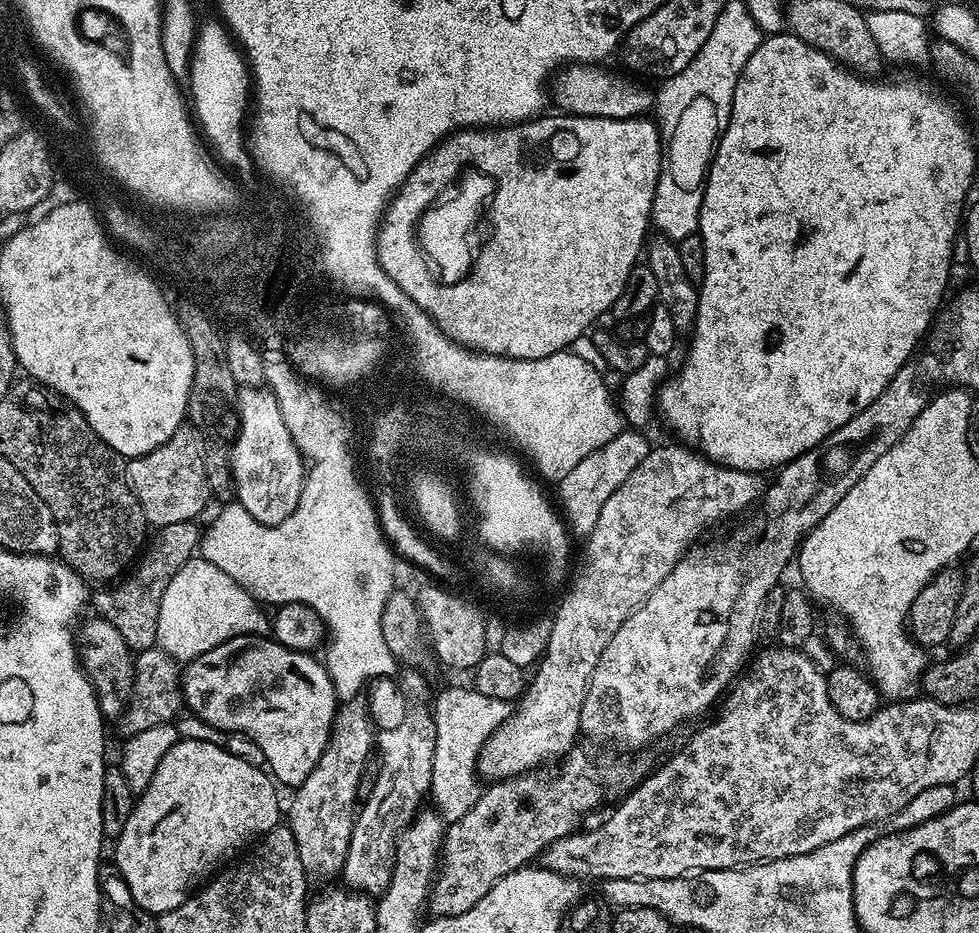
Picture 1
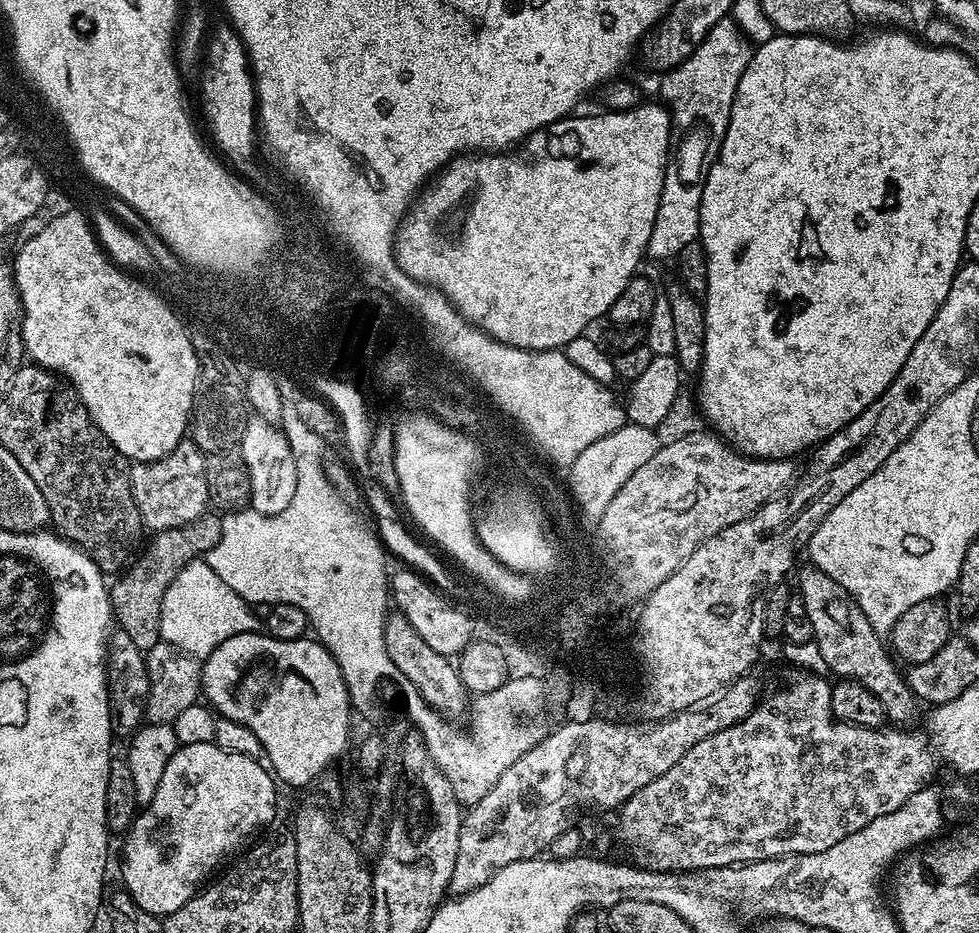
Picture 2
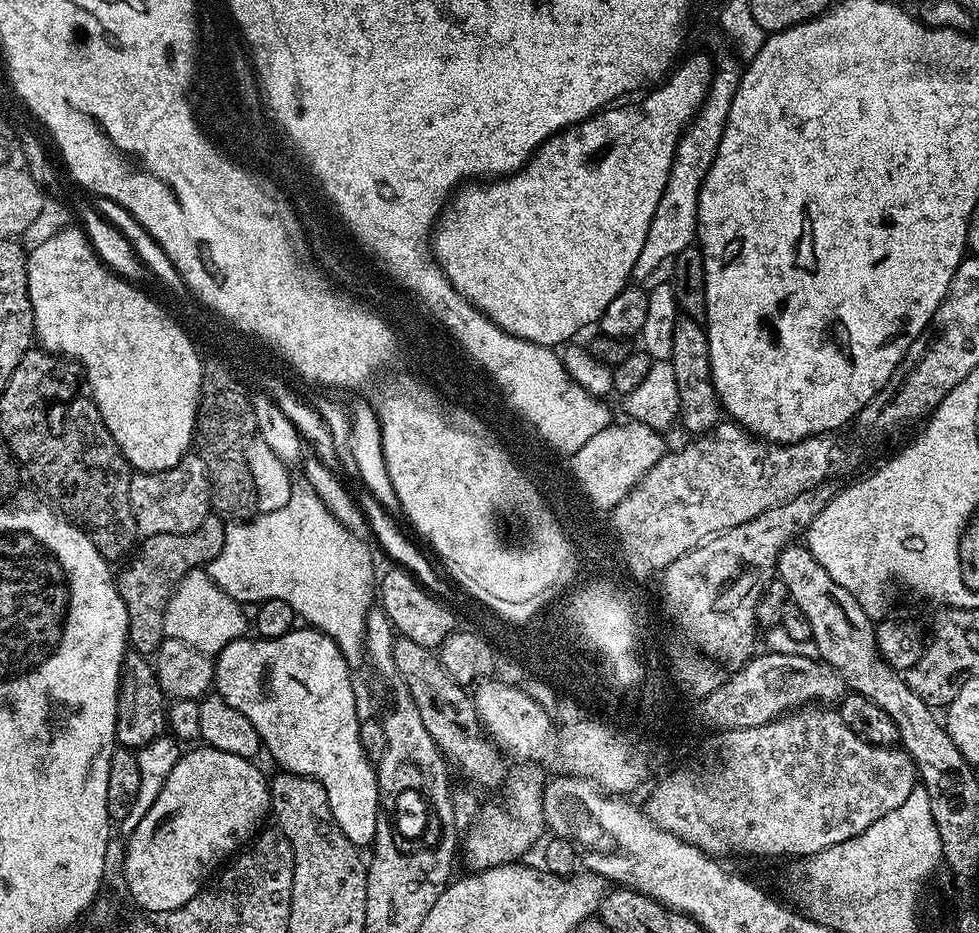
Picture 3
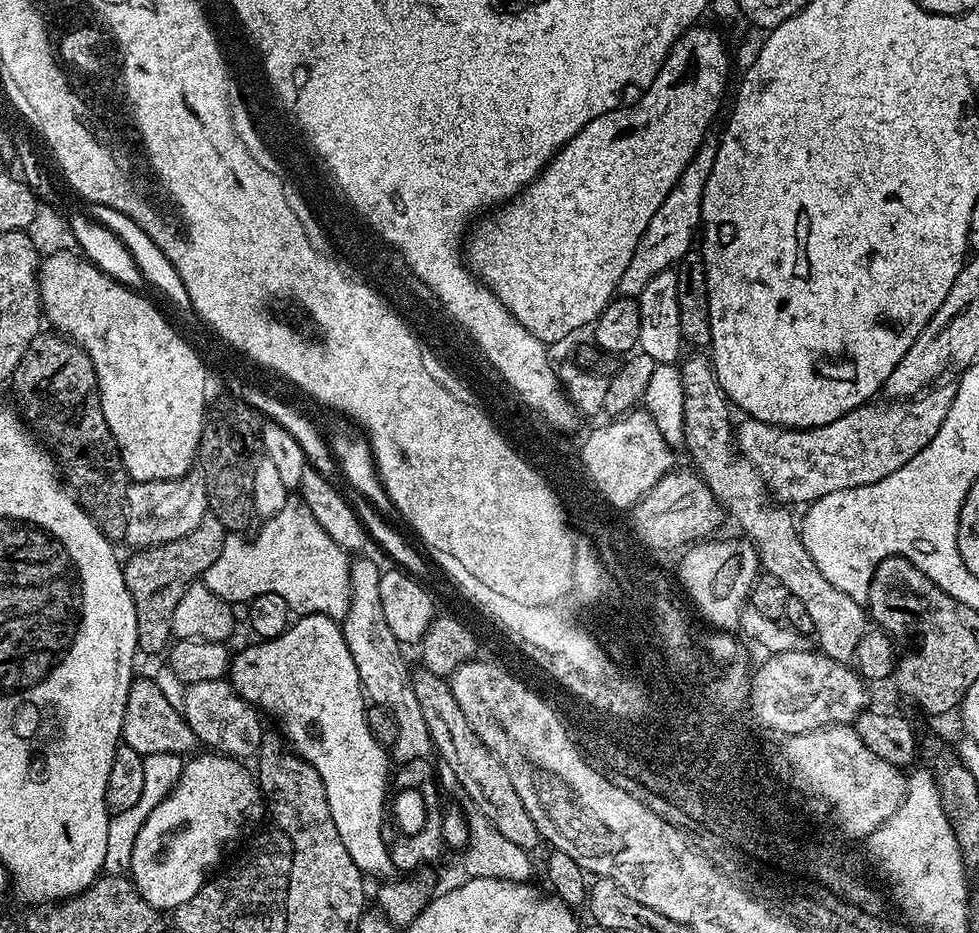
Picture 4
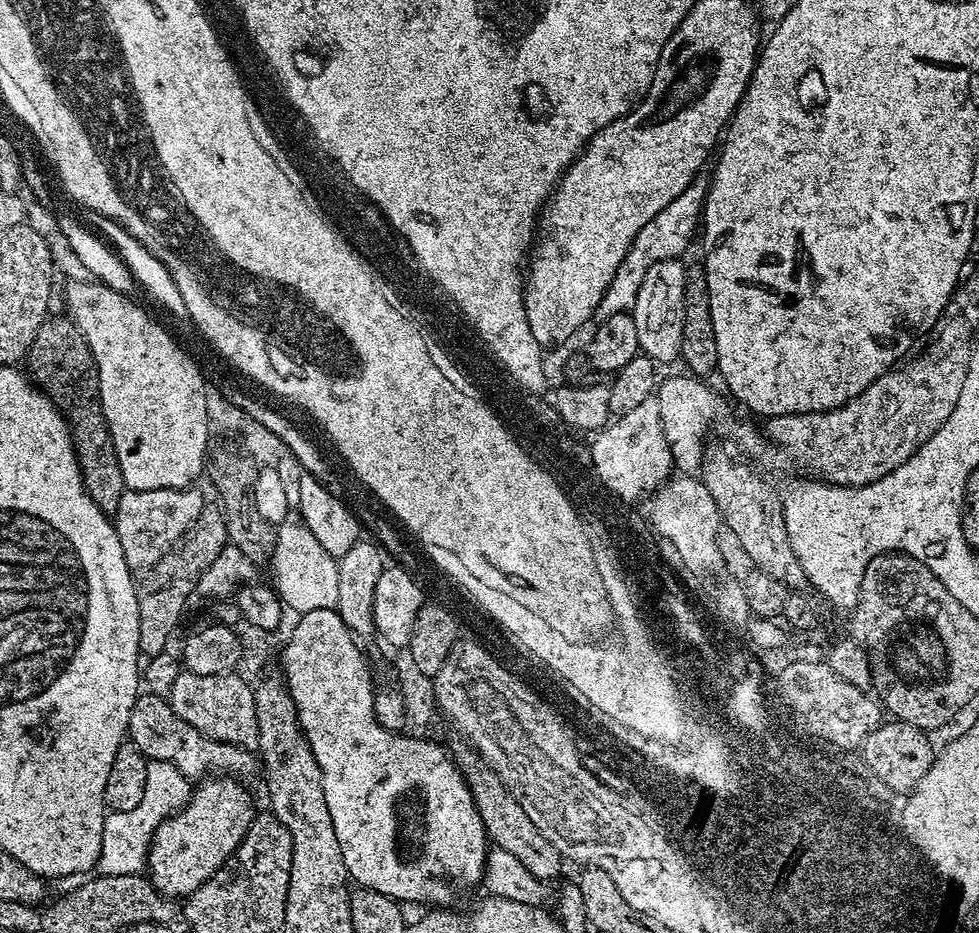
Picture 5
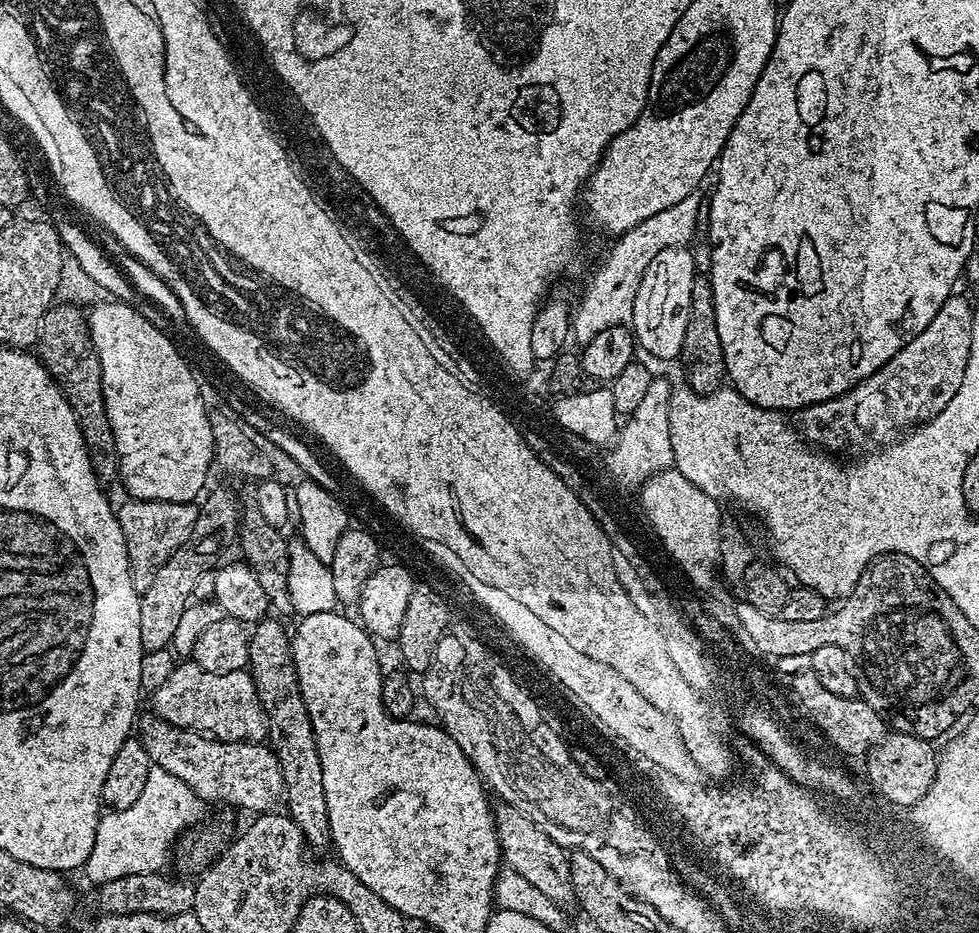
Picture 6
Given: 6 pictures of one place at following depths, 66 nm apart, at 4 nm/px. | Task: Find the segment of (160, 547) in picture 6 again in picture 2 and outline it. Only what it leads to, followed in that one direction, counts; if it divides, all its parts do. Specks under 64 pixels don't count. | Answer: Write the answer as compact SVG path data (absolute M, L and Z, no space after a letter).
M191 438L180 440L178 446L174 446L174 450L170 450L170 454L162 458L145 464L133 463L128 469L128 477L132 497L138 506L140 521L145 529L153 533L186 526L194 522L194 518L209 511L204 455Z

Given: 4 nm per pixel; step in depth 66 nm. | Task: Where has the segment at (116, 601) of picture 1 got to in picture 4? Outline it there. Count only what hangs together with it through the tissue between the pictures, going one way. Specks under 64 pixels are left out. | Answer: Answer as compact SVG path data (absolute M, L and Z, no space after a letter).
M209 514L194 526L190 534L182 538L174 538L174 542L159 544L153 548L141 548L131 553L129 560L123 561L126 590L130 590L130 598L134 602L136 615L136 646L141 653L156 656L169 647L172 635L172 619L178 602L182 602L182 594L192 584L203 577L218 554L222 554L226 529L222 522Z

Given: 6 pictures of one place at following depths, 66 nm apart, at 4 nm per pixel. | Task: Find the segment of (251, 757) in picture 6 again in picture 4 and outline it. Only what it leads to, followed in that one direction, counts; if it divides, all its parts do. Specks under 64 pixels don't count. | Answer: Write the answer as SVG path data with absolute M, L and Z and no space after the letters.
M140 678L133 679L130 686L130 694L128 695L128 705L122 718L120 739L126 746L130 746L130 750L138 750L138 754L142 754L144 757L150 754L184 756L191 753L193 751L191 748L197 747L198 744L196 734L185 720L183 711L170 705L169 700L167 700L163 691L158 688L152 678L146 678L146 680L140 680Z

